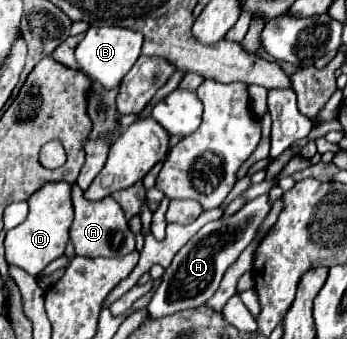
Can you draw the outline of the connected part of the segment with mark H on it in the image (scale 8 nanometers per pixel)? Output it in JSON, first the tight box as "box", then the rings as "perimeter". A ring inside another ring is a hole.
{"box":[149,194,269,318],"perimeter":[[[267,194],[247,202],[237,214],[233,214],[231,218],[225,220],[217,220],[217,222],[209,222],[205,228],[201,228],[177,254],[175,260],[171,262],[171,266],[165,270],[163,282],[159,286],[159,290],[155,292],[155,296],[149,302],[149,318],[163,318],[169,314],[175,314],[179,310],[187,310],[187,308],[197,308],[201,304],[205,304],[215,290],[219,288],[219,282],[225,274],[225,270],[239,258],[239,254],[251,244],[251,240],[255,238],[255,232],[259,228],[259,224],[263,222],[263,218],[269,212],[269,204],[267,204]]]}

